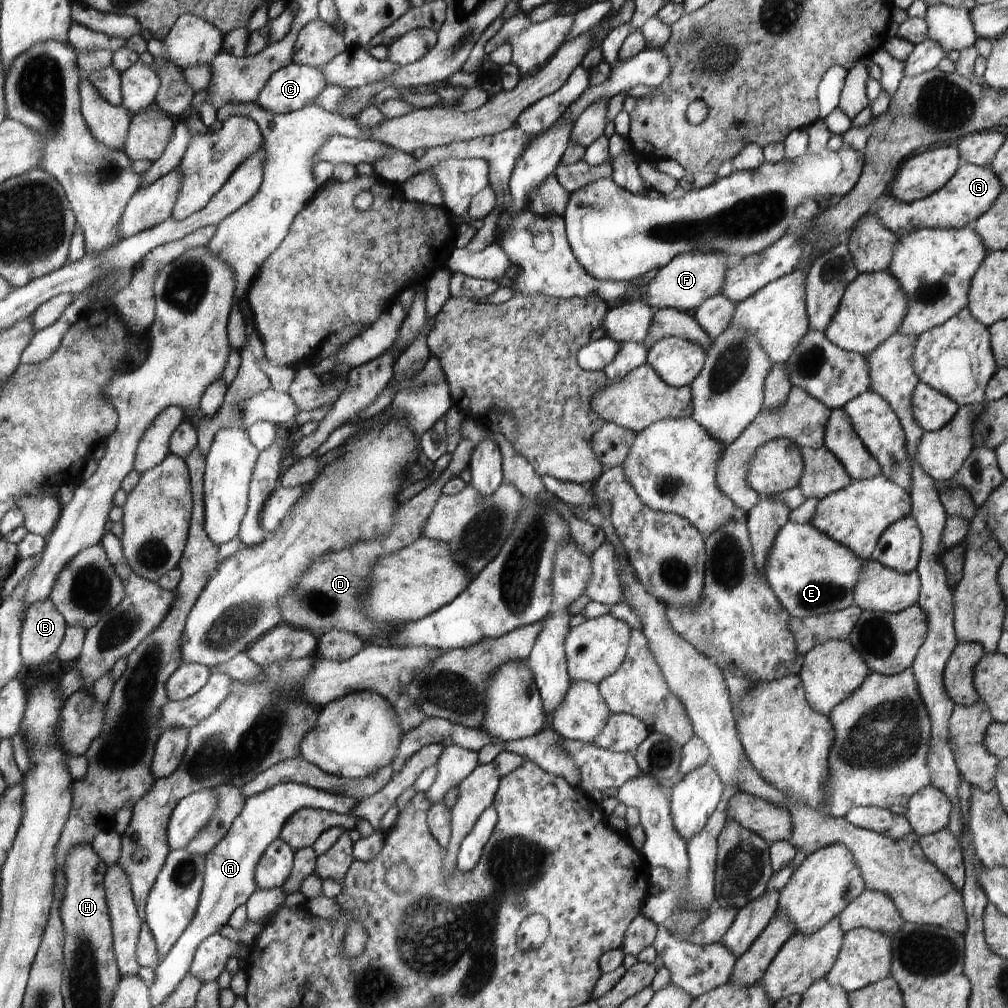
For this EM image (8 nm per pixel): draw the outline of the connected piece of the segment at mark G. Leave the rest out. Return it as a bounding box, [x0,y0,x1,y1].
[874,163,1003,238]

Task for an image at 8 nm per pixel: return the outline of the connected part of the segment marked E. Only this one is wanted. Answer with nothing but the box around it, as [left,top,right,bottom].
[766,520,867,618]

